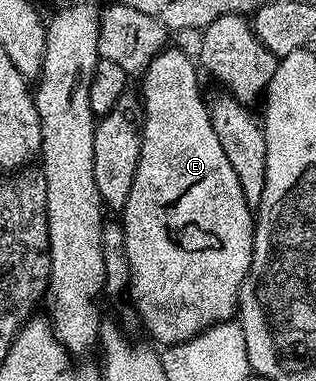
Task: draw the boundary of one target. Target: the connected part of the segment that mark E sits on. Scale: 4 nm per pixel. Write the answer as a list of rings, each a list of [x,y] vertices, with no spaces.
[[[167,47],[152,59],[152,63],[141,74],[142,109],[146,112],[146,122],[142,128],[142,146],[140,147],[140,163],[136,167],[136,179],[132,179],[132,191],[128,191],[128,203],[120,210],[122,230],[126,236],[128,247],[128,267],[130,268],[130,288],[128,297],[134,300],[134,309],[142,320],[142,325],[162,344],[162,347],[180,345],[183,341],[190,341],[193,337],[203,333],[211,325],[229,321],[238,311],[238,293],[246,276],[250,274],[252,251],[254,250],[255,214],[252,207],[244,199],[244,191],[240,191],[240,179],[236,179],[236,171],[232,171],[232,163],[228,163],[228,155],[224,155],[224,147],[220,147],[220,139],[216,139],[216,131],[212,131],[209,104],[202,101],[202,89],[198,86],[196,61],[182,49]]]

